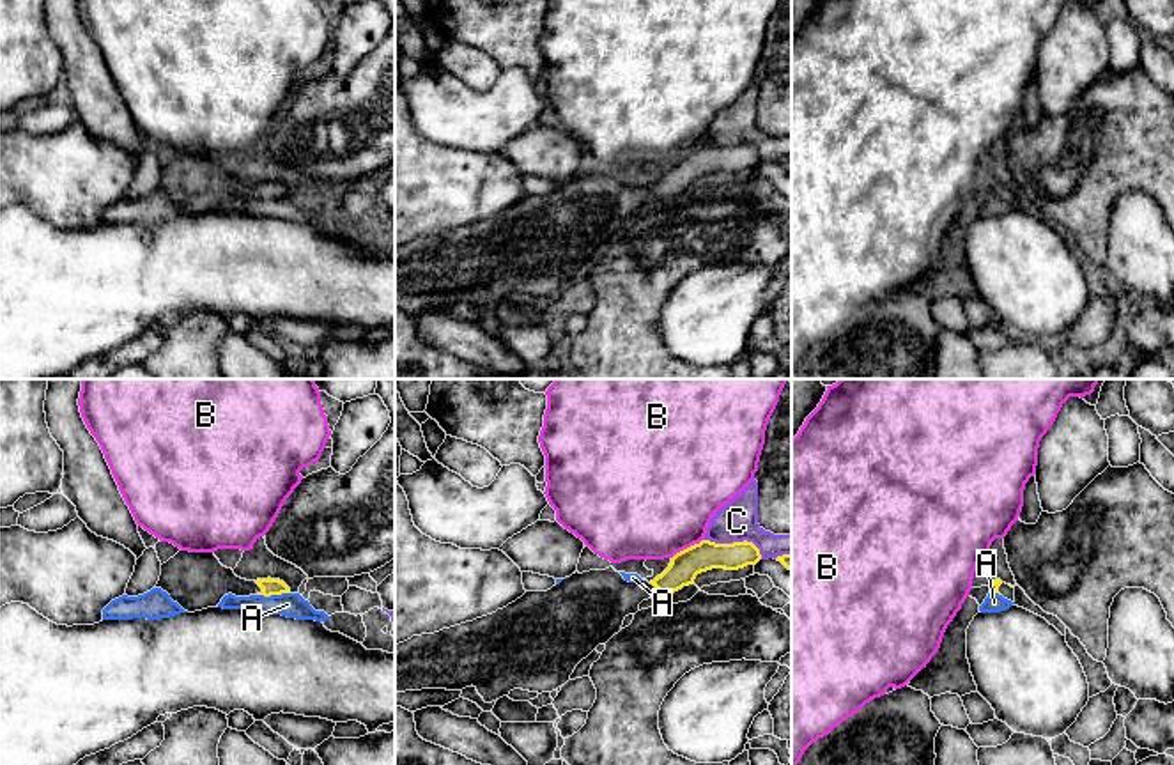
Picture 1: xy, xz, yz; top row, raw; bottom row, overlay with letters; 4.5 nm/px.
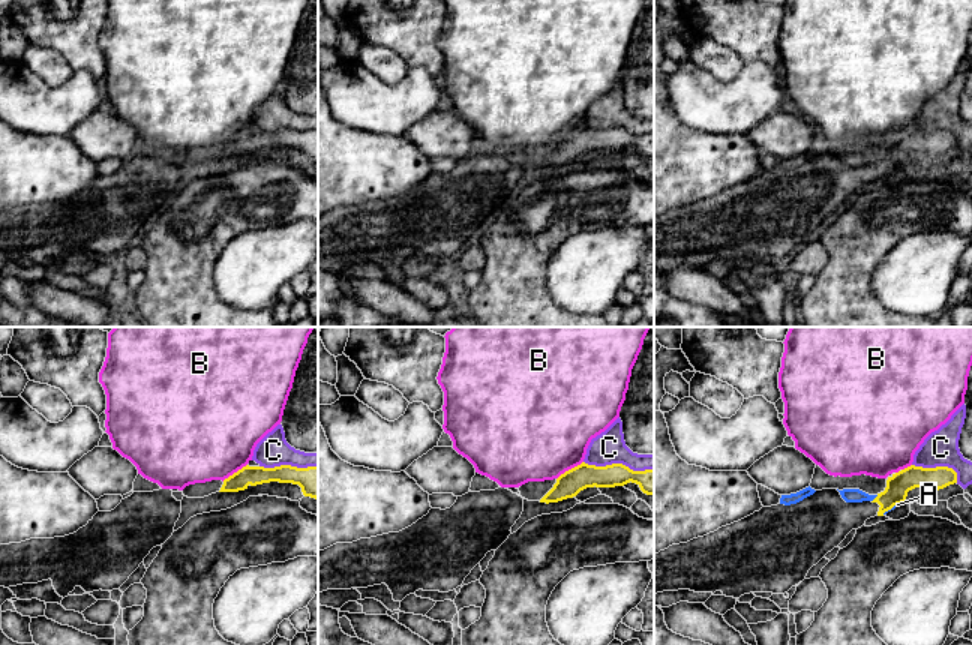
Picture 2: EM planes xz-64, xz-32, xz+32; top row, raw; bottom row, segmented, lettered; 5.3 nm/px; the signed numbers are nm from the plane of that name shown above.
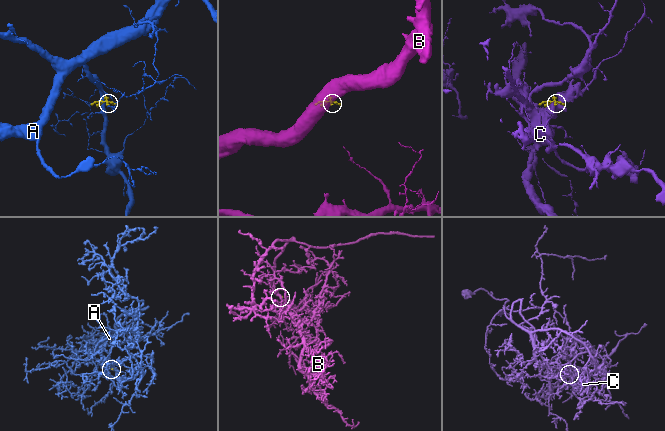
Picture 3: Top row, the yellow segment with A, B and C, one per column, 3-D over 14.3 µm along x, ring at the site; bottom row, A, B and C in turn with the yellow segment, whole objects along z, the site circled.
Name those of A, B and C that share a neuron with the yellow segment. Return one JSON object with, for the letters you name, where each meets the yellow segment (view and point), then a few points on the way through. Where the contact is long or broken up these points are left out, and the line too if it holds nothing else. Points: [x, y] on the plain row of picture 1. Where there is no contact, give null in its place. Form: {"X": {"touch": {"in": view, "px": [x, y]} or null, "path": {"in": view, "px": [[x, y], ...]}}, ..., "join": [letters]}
{"join": []}

